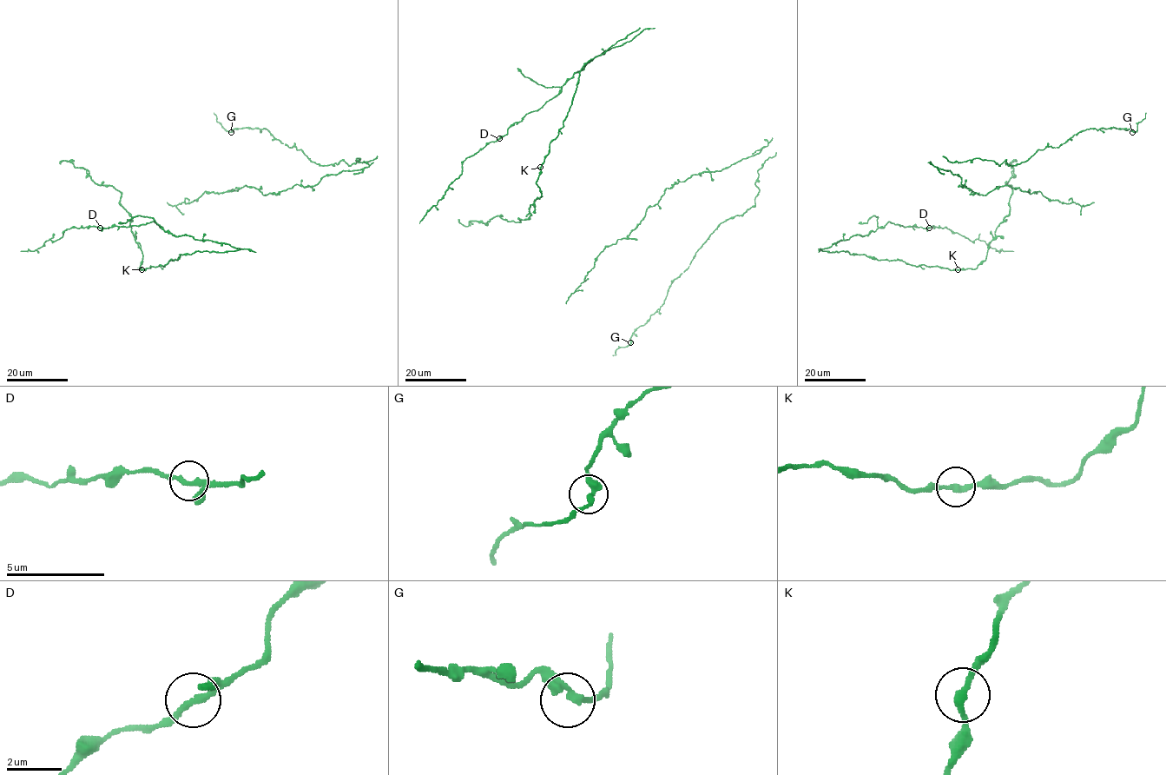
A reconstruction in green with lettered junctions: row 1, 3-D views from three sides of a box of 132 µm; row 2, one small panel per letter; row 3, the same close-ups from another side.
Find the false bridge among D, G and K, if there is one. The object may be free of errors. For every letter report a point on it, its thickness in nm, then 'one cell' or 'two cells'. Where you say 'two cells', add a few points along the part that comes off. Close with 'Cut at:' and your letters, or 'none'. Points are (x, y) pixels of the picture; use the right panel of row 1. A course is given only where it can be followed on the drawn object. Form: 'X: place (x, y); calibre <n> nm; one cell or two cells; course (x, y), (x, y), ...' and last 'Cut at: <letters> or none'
D: place (929, 228); calibre 240 nm; one cell
G: place (1132, 132); calibre 260 nm; one cell
K: place (958, 269); calibre 240 nm; one cell
Cut at: none

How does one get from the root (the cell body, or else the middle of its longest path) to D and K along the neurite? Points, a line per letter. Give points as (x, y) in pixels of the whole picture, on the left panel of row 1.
D: (131, 214), (142, 253), (137, 269), (164, 266), (197, 251), (243, 249), (175, 236), (154, 221), (100, 228)
K: (131, 214), (131, 230), (142, 253), (142, 262), (137, 269), (141, 269)

